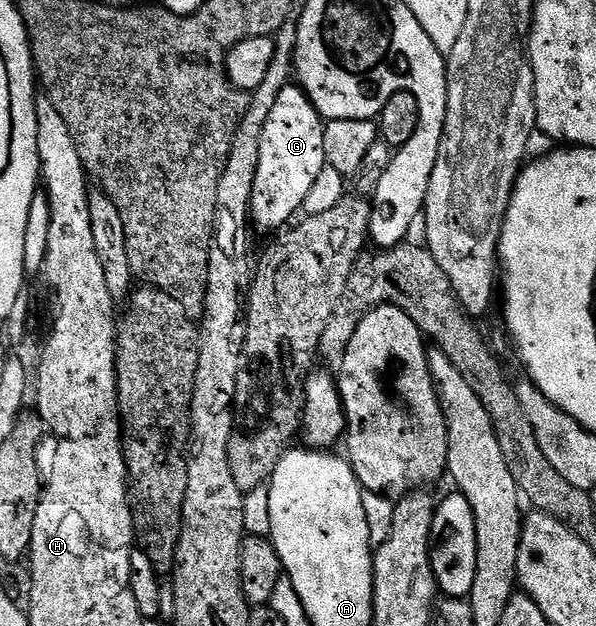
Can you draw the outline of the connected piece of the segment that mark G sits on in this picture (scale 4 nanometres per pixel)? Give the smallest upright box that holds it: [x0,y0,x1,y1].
[251,84,327,230]

